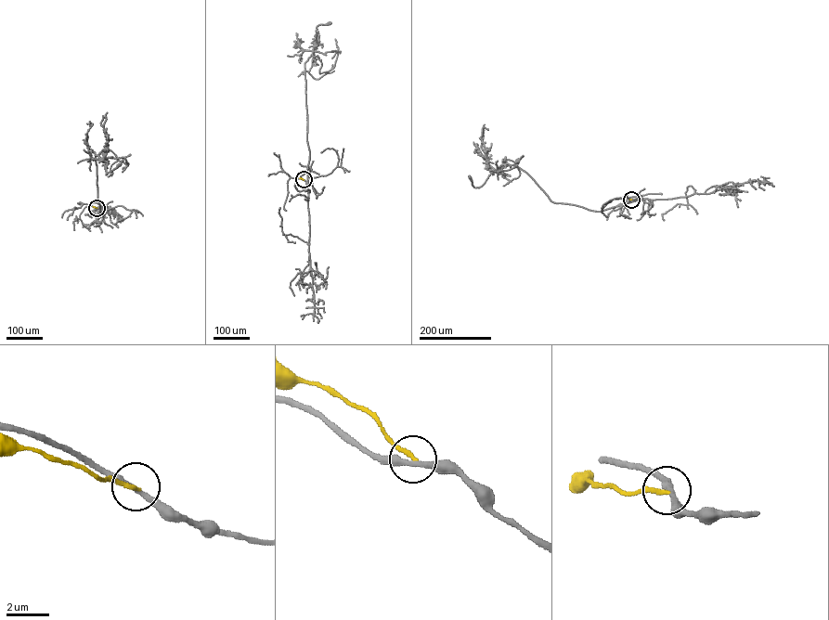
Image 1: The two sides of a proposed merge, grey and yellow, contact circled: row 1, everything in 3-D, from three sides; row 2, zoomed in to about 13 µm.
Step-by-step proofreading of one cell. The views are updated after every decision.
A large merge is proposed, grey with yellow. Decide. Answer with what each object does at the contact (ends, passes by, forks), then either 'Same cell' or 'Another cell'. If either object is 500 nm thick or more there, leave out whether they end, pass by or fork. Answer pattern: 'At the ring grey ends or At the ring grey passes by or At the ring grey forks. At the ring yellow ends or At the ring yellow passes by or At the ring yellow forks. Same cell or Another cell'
At the ring grey passes by. At the ring yellow ends. Another cell

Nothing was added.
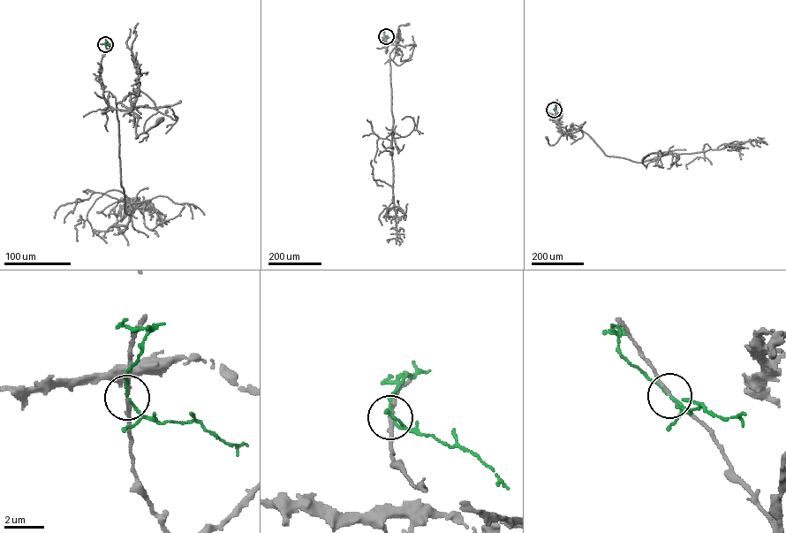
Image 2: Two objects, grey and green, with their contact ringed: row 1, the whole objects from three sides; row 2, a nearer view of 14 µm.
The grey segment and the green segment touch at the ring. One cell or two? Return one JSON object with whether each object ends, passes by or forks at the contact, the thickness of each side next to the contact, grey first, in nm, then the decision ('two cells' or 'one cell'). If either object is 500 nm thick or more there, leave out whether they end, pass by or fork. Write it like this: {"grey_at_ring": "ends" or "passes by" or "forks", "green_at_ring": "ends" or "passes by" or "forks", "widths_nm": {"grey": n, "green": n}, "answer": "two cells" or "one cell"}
{"grey_at_ring": "passes by", "green_at_ring": "passes by", "widths_nm": {"grey": 170, "green": 100}, "answer": "two cells"}

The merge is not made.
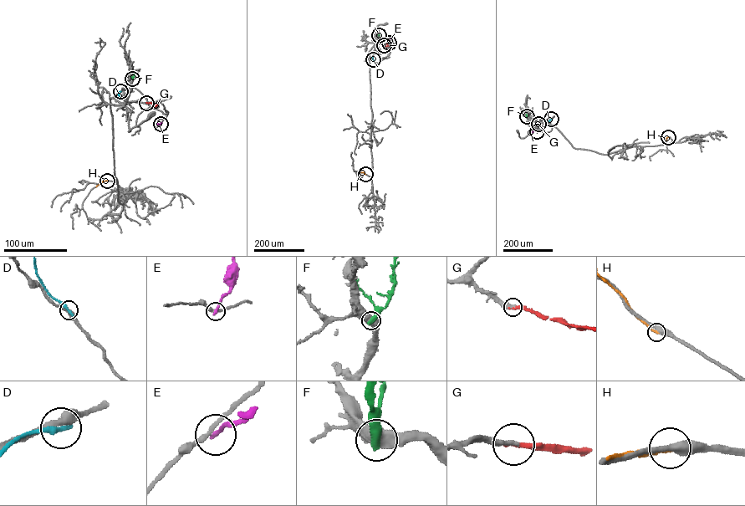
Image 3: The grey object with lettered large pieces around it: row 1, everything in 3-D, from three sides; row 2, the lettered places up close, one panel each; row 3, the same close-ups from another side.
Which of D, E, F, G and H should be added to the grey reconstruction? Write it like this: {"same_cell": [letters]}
{"same_cell": ["G"]}

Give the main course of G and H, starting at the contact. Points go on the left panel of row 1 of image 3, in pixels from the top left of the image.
G: (146, 103), (156, 105), (154, 107)
H: (107, 181), (96, 186)

